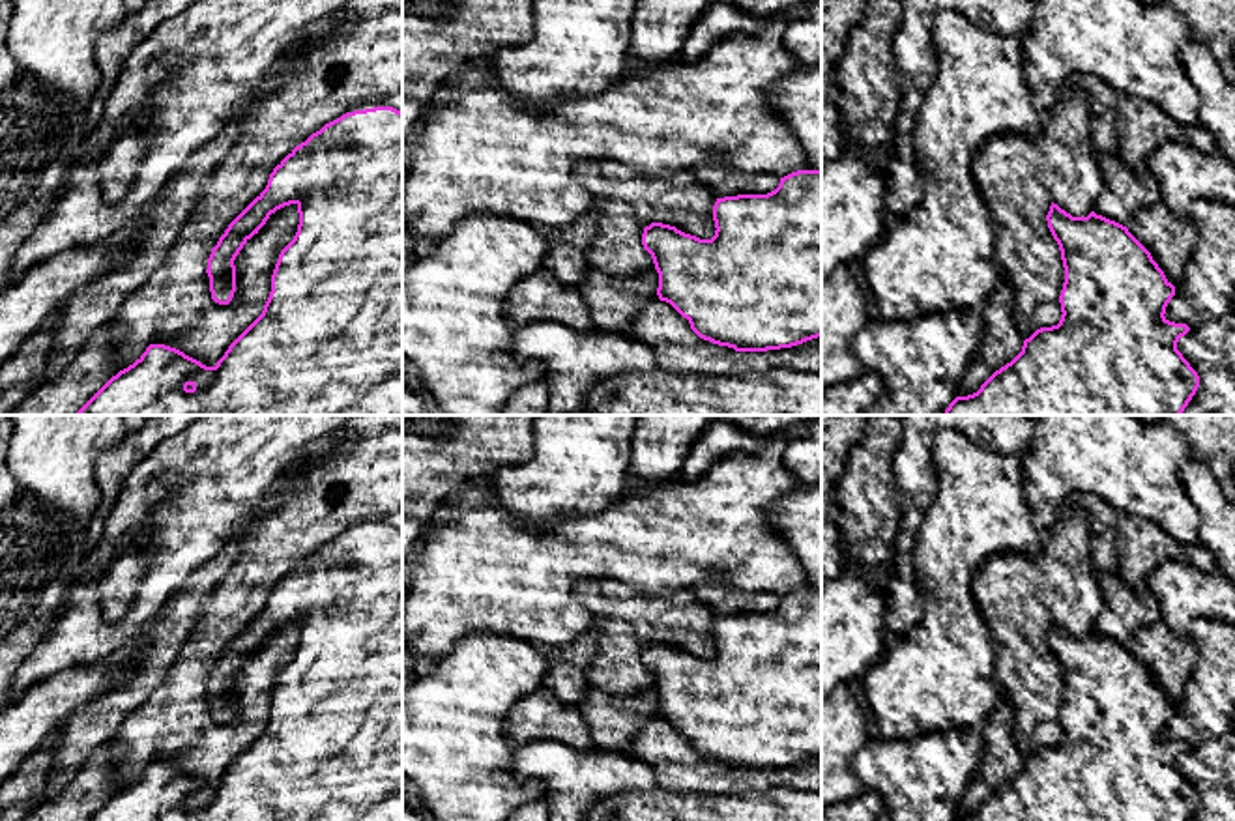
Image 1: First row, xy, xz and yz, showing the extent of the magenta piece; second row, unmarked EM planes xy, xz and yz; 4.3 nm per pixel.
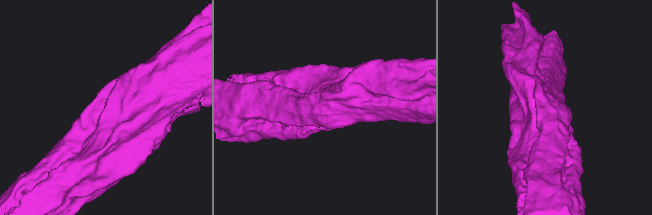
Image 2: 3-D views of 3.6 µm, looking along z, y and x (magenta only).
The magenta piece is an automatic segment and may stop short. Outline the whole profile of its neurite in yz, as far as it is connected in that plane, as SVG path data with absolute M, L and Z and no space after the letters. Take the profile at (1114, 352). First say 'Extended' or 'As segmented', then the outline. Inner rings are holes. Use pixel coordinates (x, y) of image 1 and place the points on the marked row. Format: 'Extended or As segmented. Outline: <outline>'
As segmented. Outline: M1053 202L1046 221L1065 267L1059 324L1037 329L1010 363L977 393L956 396L945 415L1181 415L1199 376L1177 350L1190 327L1164 316L1175 286L1126 226L1095 211L1072 217Z

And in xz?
As segmented. Outline: M797 170L767 194L717 198L715 236L700 239L651 223L642 245L659 273L657 295L704 340L767 352L821 337L821 170Z

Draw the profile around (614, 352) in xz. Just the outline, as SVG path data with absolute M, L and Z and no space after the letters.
M552 320L518 327L511 353L543 363L550 415L576 411L586 395L616 372L657 368L653 350L642 340L619 331L580 331Z

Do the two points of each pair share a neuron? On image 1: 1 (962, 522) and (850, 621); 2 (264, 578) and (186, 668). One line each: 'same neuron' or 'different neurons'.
1: different neurons
2: same neuron

